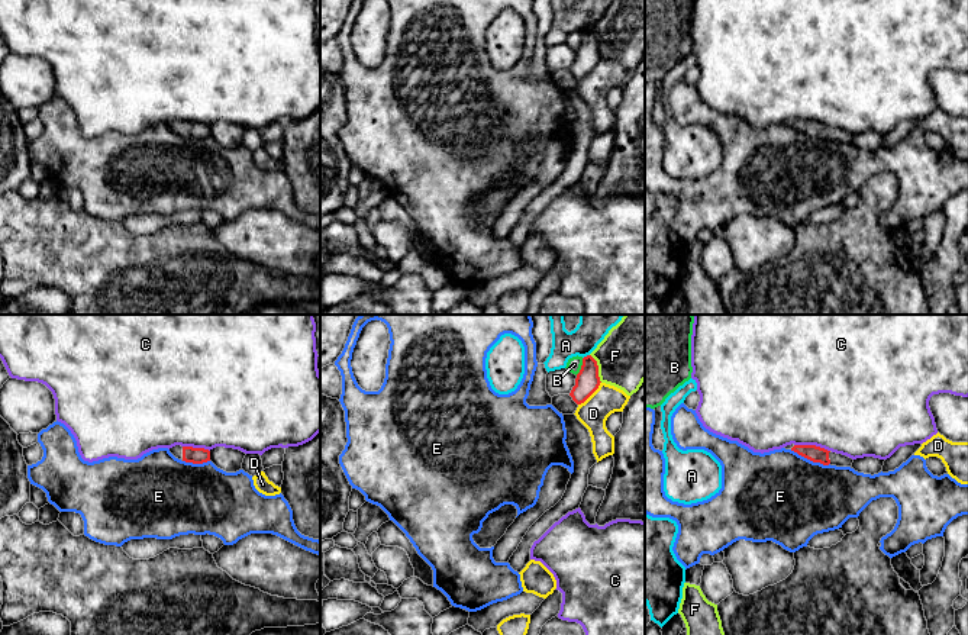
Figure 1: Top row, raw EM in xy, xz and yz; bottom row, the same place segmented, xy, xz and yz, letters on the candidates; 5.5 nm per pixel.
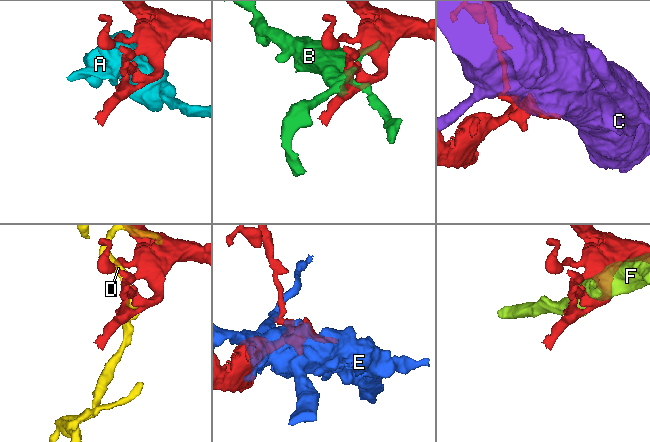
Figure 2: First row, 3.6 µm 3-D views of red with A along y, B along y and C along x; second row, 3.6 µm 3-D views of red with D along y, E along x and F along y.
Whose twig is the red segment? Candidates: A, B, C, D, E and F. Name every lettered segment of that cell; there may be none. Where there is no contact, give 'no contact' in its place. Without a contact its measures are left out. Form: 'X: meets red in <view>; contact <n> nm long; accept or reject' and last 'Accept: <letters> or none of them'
A: meets red in xz; contact 50 nm long; reject
B: meets red in xz; contact 100 nm long; reject
C: meets red in yz; contact 200 nm long; reject
D: meets red in xz; contact 180 nm long; reject
E: meets red in yz; contact 240 nm long; reject
F: meets red in xz; contact 170 nm long; reject
Accept: none of them

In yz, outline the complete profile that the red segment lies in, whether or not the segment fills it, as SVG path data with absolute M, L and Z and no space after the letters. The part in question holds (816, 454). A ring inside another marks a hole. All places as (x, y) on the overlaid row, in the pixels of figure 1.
M794 445L791 451L813 462L820 462L823 465L830 464L836 467L852 467L854 462L854 460L846 455L827 451L816 445Z

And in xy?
M175 445L170 448L170 452L185 462L193 462L193 464L203 464L210 461L210 451L204 448L193 448L193 447L181 447Z

